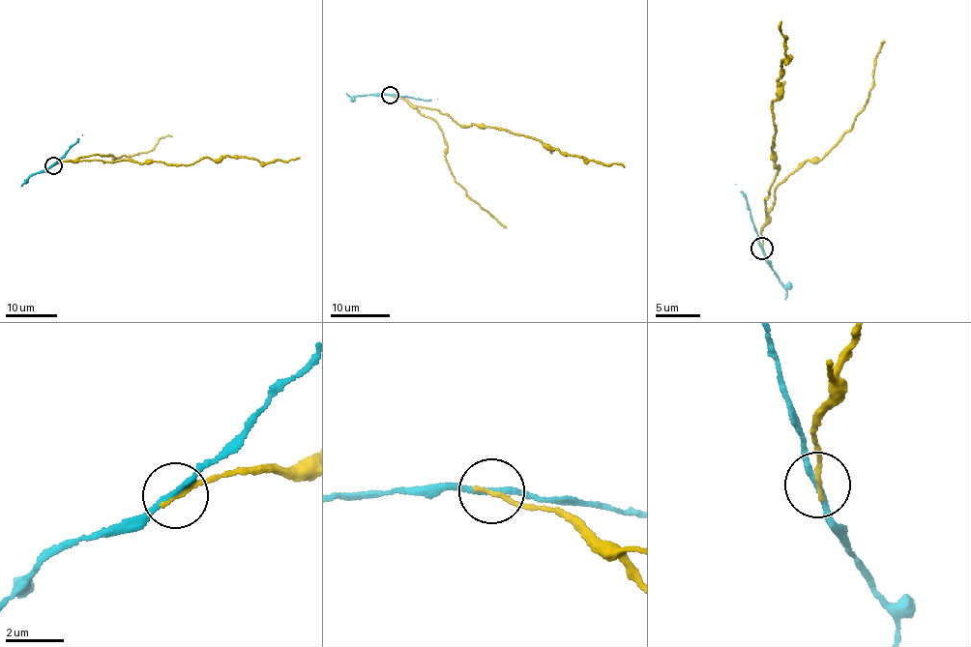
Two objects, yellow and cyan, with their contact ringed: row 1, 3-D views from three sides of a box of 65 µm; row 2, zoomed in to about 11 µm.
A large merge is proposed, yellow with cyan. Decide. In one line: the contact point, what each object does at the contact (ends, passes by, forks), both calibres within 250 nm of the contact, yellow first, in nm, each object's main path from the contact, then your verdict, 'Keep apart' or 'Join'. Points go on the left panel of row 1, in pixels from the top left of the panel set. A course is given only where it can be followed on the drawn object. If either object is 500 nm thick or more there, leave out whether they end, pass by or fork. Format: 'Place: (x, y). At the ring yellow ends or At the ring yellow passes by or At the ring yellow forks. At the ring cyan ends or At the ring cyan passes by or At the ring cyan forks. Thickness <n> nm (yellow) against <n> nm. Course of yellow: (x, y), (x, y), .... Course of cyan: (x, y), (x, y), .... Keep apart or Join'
Place: (53, 165). At the ring yellow ends. At the ring cyan passes by. Thickness 170 nm (yellow) against 190 nm. Course of yellow: (52, 165), (100, 160), (191, 164), (207, 157), (215, 161), (251, 157), (265, 162), (299, 157). Course of cyan: (52, 165), (82, 134). Keep apart

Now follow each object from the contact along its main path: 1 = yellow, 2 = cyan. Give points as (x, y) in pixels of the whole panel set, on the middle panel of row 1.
1: (389, 95), (412, 105), (437, 109), (461, 125), (482, 123), (539, 140), (553, 149), (589, 161), (624, 166)
2: (389, 95), (426, 101), (437, 99)

